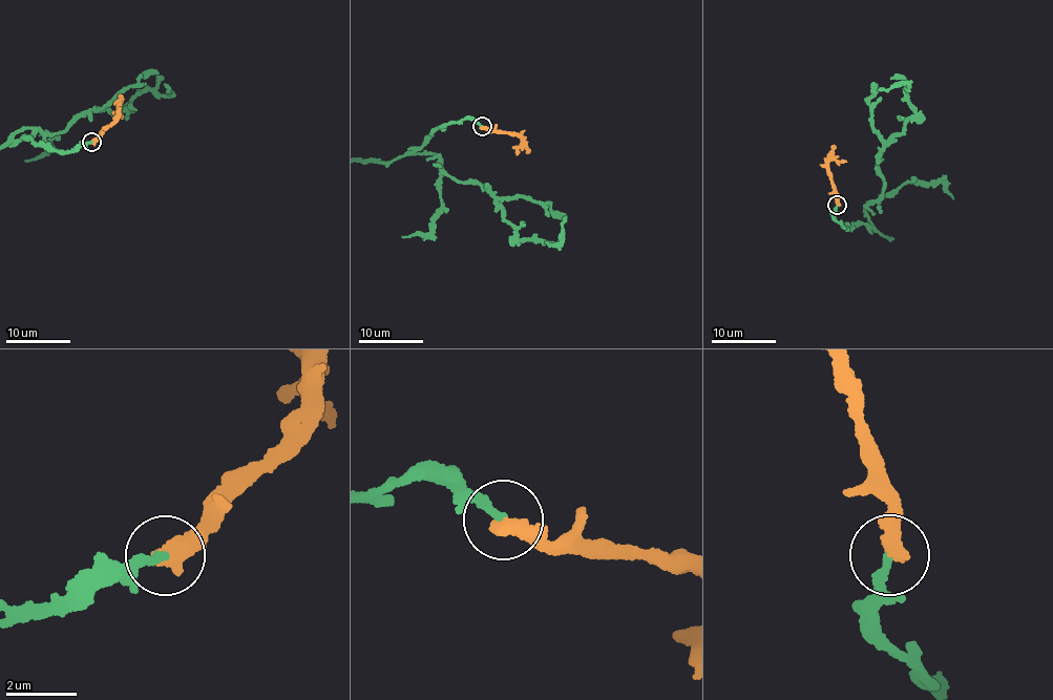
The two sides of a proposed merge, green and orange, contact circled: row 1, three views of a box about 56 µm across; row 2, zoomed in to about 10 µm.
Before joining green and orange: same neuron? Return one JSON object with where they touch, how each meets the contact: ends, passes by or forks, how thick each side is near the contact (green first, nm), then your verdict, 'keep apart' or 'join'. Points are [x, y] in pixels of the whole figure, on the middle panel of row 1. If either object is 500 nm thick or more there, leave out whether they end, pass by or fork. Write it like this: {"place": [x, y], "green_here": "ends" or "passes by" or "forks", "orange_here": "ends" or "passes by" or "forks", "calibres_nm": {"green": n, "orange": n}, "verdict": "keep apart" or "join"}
{"place": [482, 126], "calibres_nm": {"green": 240, "orange": 500}, "verdict": "join"}

